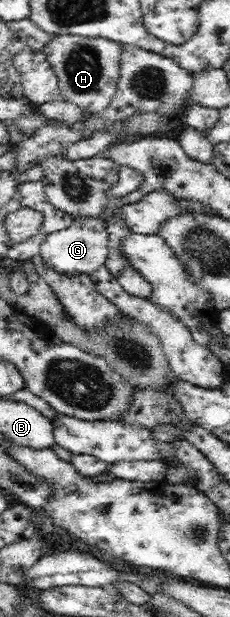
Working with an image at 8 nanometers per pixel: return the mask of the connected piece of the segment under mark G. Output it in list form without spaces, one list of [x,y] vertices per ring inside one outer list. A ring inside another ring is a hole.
[[[103,217],[75,218],[61,231],[50,233],[40,247],[40,256],[44,265],[59,270],[61,273],[93,273],[106,263],[108,254],[109,232]]]

